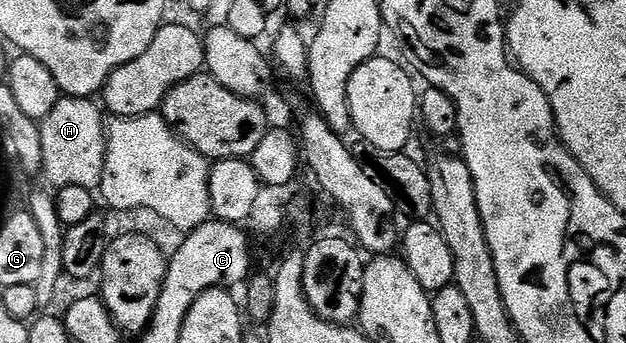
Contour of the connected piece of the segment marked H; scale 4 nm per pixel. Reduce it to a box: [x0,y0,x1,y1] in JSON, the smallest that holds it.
[39,97,107,192]

